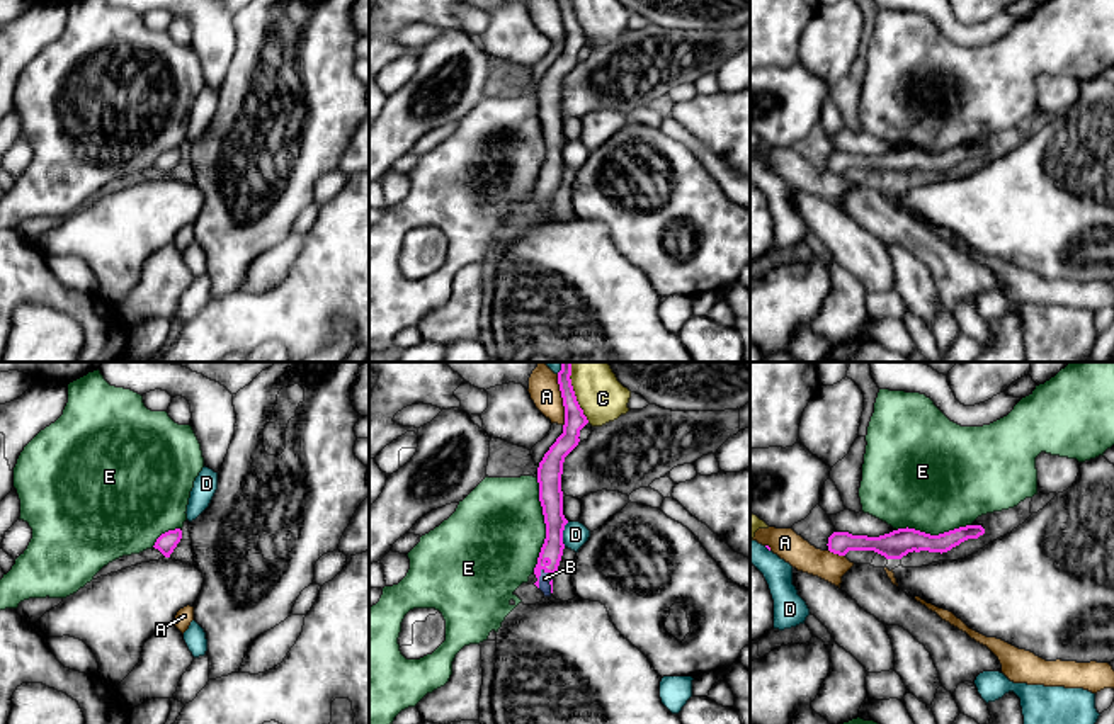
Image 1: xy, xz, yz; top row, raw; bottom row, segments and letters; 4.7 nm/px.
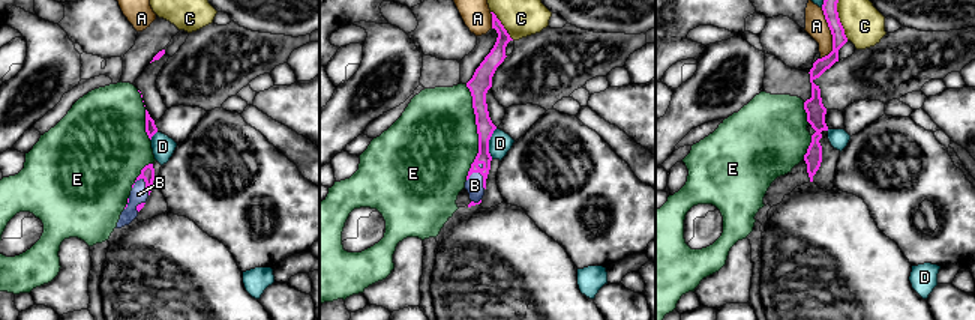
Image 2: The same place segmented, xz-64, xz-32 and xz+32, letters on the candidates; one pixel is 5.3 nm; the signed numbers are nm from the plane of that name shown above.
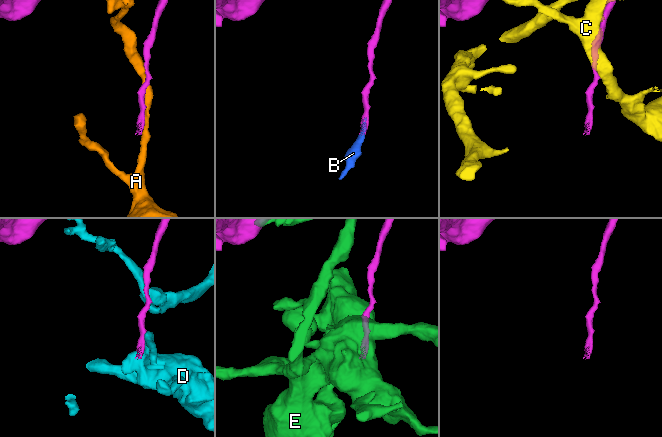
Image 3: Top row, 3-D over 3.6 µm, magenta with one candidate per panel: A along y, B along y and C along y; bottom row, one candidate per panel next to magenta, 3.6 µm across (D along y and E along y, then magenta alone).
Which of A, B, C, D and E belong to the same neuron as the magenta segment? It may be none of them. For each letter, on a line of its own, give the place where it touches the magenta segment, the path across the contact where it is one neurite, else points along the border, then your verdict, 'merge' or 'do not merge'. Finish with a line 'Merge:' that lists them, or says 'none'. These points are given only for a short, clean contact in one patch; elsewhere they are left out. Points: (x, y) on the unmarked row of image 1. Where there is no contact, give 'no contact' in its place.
A: contact xz (563, 22); do not merge
B: contact xz (538, 197); way xz (551, 170), (548, 184), (538, 197), (545, 197); merge
C: contact xz (577, 21); do not merge
D: contact xz (562, 153); do not merge
E: contact xz (546, 145); do not merge
Merge: B

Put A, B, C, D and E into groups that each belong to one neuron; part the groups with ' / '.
A / B / C / D / E

